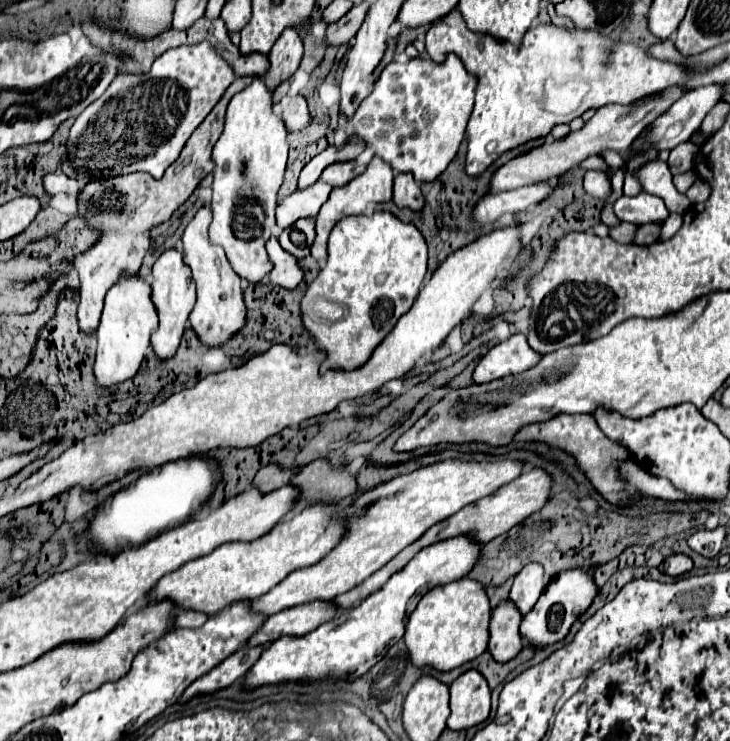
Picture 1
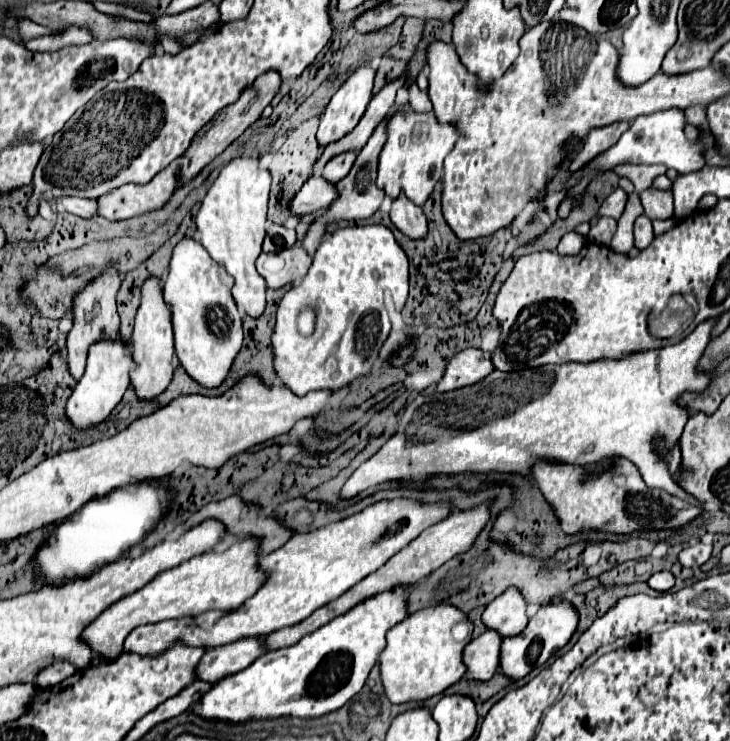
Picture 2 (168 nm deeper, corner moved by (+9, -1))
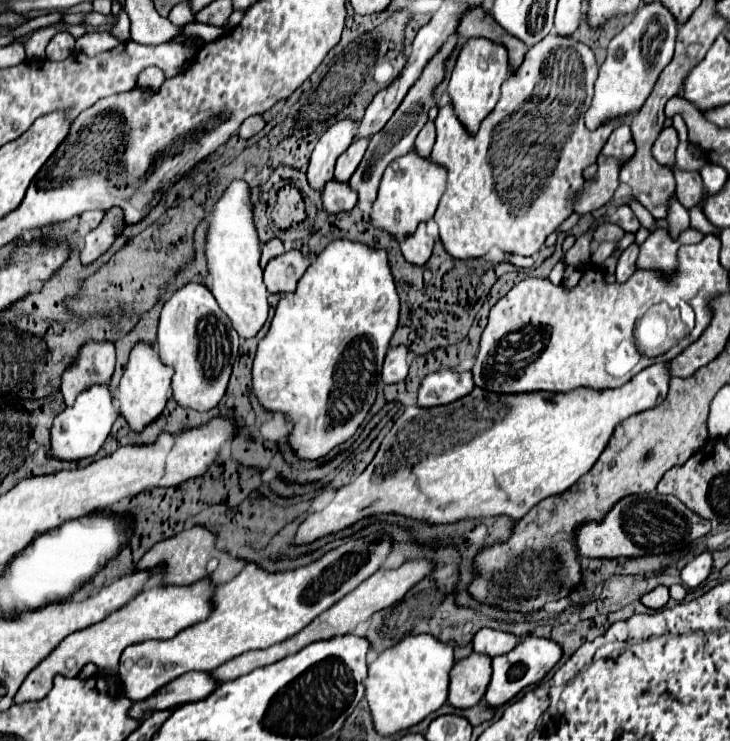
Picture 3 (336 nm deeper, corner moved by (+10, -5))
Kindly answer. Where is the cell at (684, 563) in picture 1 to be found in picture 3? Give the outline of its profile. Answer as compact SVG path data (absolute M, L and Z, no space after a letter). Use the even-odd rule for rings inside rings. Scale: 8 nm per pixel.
M658 586L656 590L652 590L652 592L644 594L644 596L640 598L640 602L642 602L646 608L660 610L660 608L664 608L664 606L666 606L668 598L670 598L670 596L668 596L668 588L664 588L664 586Z

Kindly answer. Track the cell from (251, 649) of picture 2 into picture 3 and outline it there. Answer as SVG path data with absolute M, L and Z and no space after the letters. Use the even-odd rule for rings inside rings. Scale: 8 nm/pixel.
M206 672L184 674L176 678L176 682L170 682L168 686L160 688L156 694L152 694L152 698L146 698L144 702L134 702L132 710L128 710L128 716L142 722L156 710L174 710L188 702L202 700L212 694L216 686L216 680Z

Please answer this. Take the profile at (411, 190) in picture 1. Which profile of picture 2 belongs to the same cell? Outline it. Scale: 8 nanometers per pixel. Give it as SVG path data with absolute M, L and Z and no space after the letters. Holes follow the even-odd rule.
M395 198L389 216L391 222L409 238L423 238L427 234L427 218L423 210L407 198Z

